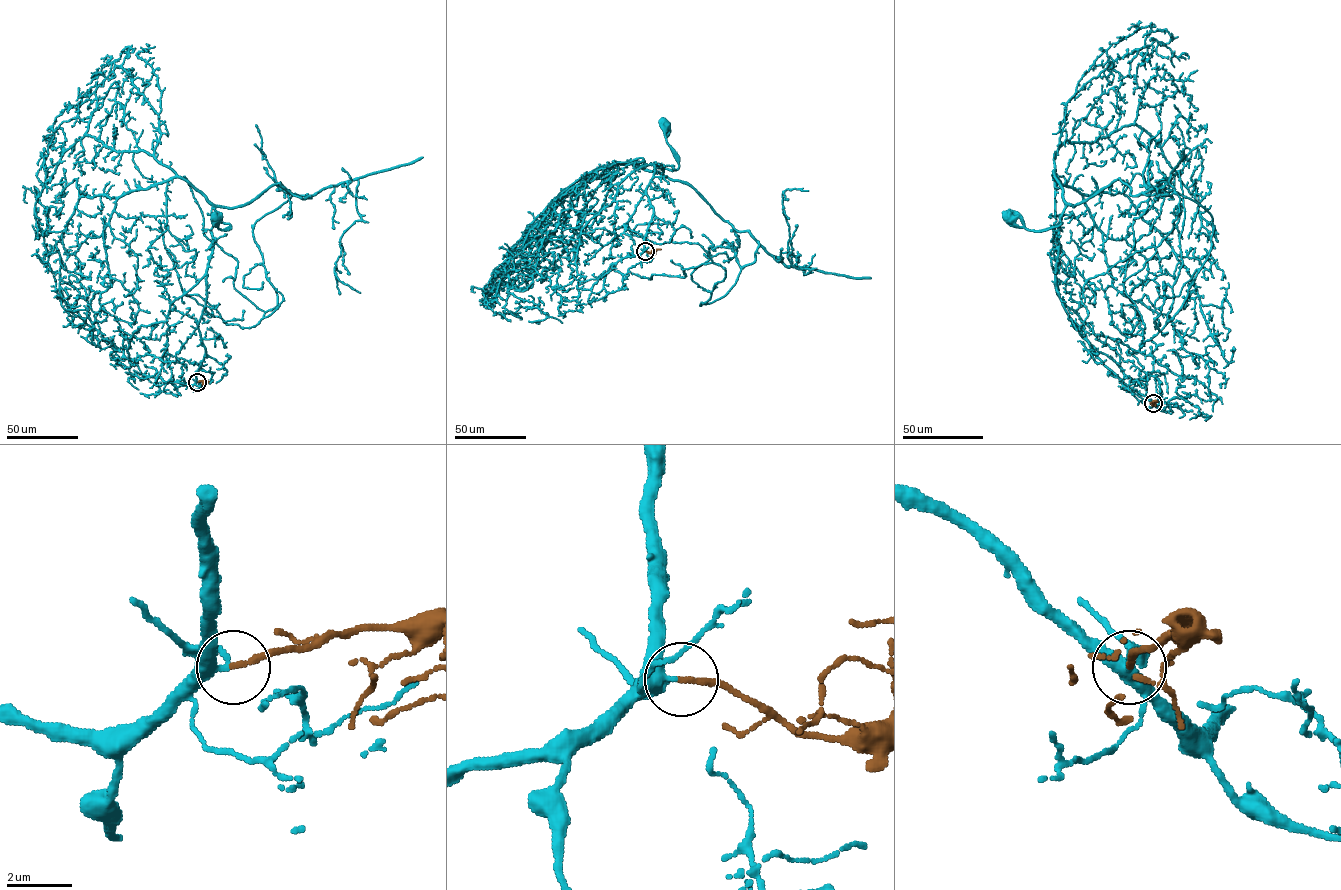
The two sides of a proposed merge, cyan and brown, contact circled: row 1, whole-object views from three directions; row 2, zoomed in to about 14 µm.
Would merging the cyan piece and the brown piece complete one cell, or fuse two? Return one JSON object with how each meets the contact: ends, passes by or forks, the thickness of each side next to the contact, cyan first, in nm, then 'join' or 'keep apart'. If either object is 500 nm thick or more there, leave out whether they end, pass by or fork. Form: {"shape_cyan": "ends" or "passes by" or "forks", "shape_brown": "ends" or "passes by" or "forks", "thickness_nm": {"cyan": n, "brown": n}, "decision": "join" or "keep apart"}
{"shape_cyan": "forks", "shape_brown": "ends", "thickness_nm": {"cyan": 280, "brown": 180}, "decision": "join"}

